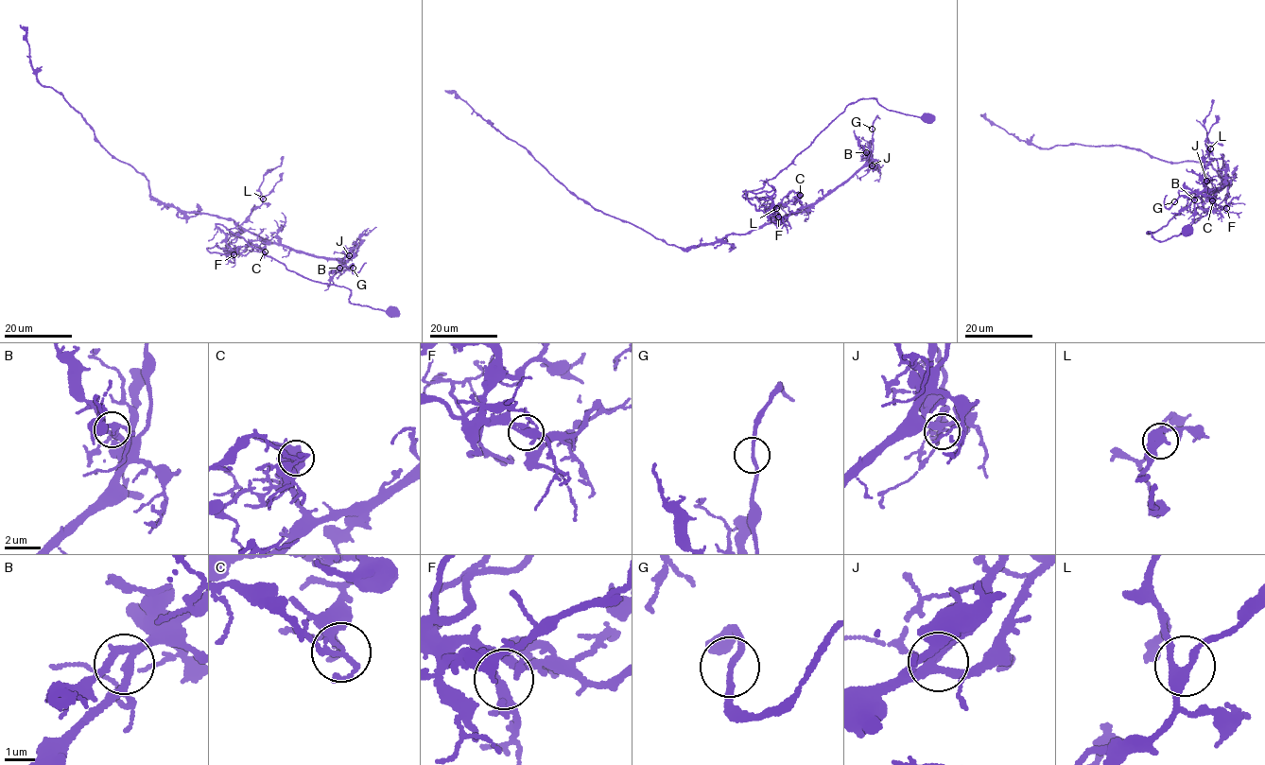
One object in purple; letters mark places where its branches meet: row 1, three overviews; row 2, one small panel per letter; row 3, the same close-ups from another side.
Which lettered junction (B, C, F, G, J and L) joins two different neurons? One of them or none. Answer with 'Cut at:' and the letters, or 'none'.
Cut at: C

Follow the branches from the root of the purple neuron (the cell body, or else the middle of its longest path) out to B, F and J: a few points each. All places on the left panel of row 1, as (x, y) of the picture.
B: (393, 312), (352, 304), (348, 288), (306, 278), (216, 224), (233, 253), (267, 241), (334, 258), (339, 268)
F: (393, 312), (352, 304), (348, 288), (306, 278), (216, 223), (232, 248), (232, 252), (227, 252), (233, 254)
J: (393, 312), (352, 304), (348, 288), (306, 278), (216, 224), (233, 253), (259, 240), (318, 256), (349, 255)

